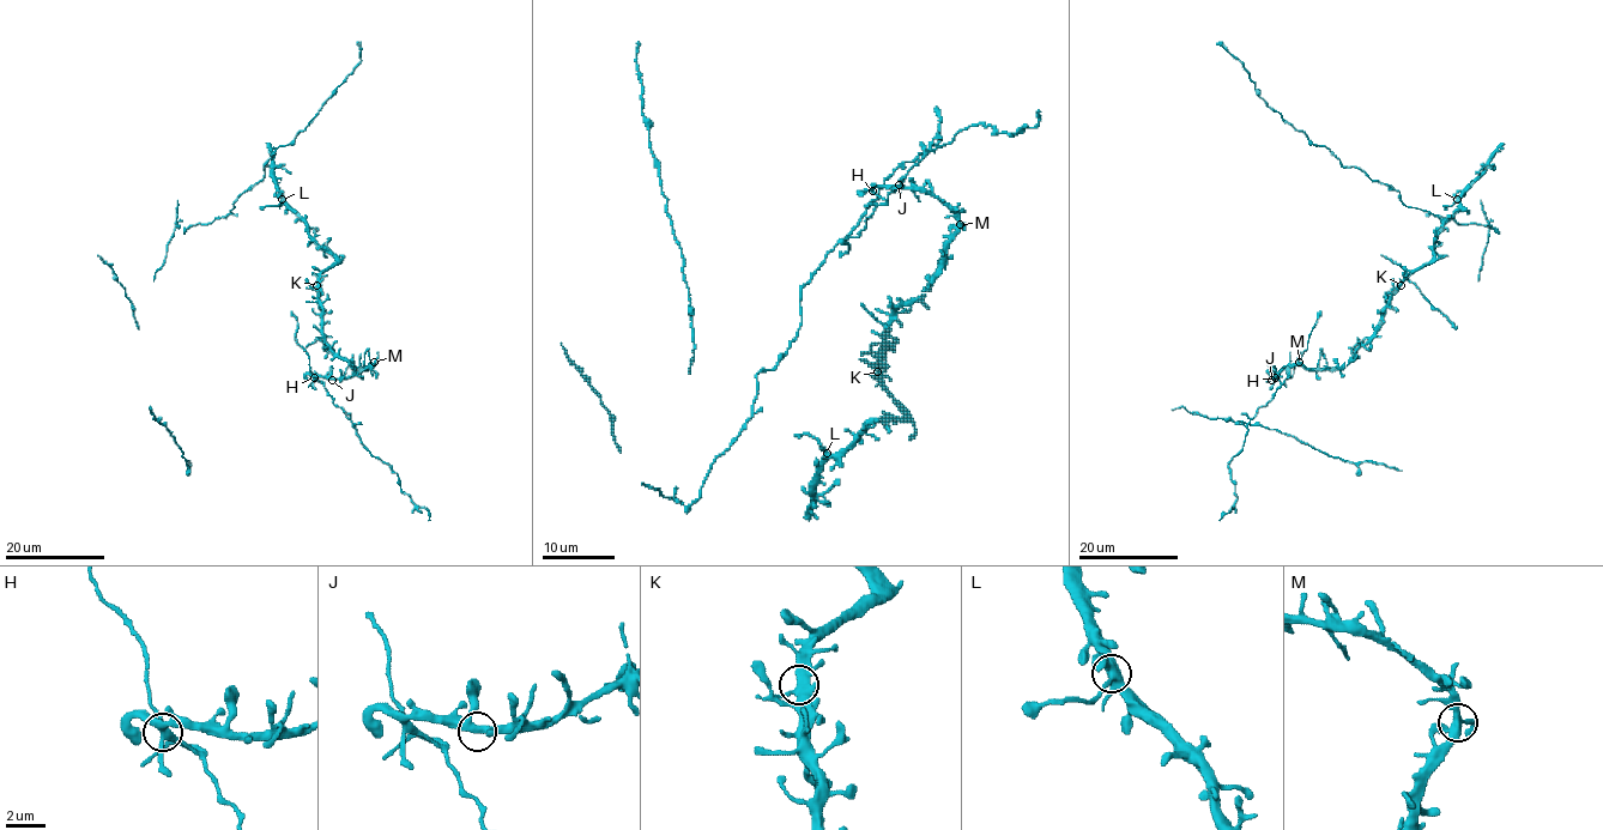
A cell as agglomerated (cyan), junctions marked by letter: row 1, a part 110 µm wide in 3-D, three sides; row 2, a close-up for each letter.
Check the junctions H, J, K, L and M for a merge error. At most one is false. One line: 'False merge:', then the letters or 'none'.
False merge: H

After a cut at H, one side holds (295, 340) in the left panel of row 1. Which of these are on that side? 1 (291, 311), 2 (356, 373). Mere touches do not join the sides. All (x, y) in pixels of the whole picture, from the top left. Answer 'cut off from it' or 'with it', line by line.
1: with it
2: cut off from it

